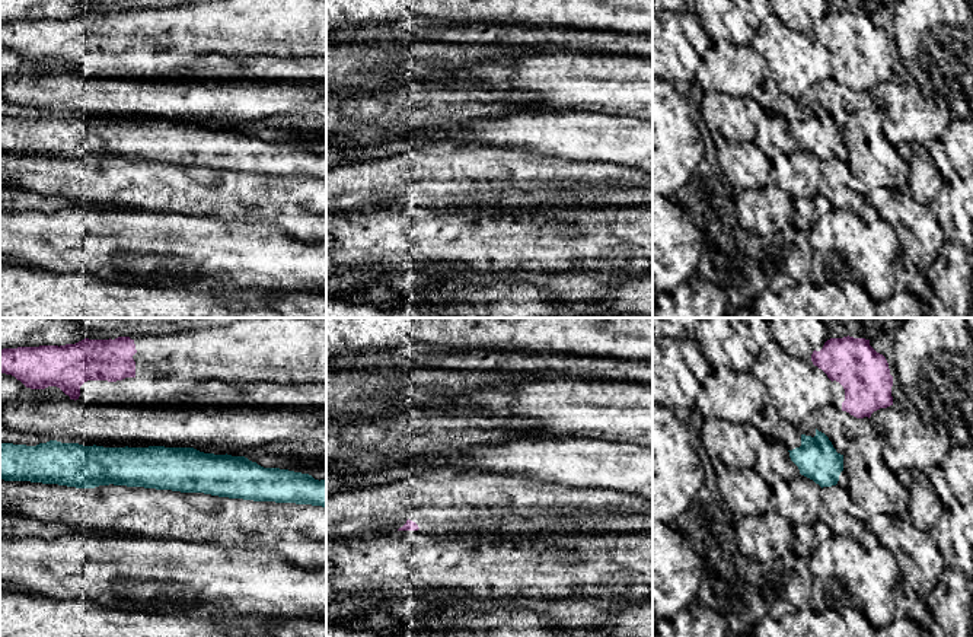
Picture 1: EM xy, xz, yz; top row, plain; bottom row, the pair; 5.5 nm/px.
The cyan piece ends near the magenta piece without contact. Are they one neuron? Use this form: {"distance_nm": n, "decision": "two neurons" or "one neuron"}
{"distance_nm": 160, "decision": "two neurons"}

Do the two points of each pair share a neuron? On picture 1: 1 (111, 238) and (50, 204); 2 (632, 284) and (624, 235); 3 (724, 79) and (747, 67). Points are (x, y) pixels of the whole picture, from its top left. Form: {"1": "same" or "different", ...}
{"1": "different", "2": "different", "3": "same"}

